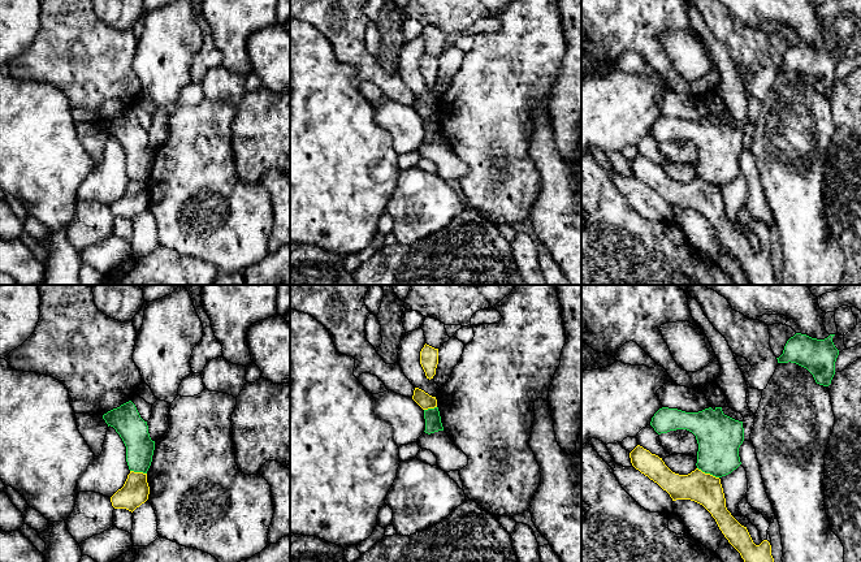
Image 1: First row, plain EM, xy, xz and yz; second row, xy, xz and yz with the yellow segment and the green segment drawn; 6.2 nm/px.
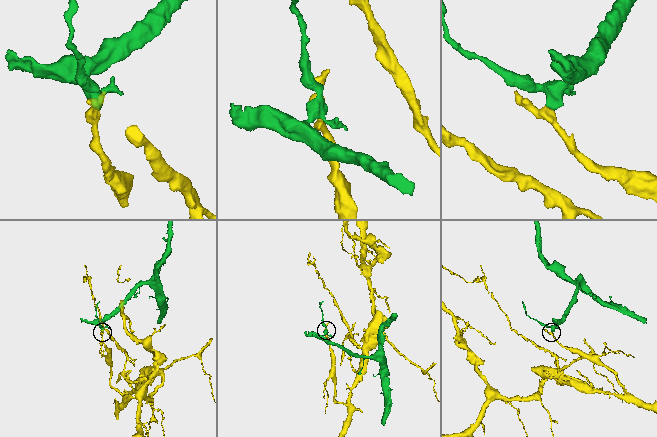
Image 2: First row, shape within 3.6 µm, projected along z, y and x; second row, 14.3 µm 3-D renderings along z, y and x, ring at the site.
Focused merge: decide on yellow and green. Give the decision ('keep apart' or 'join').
keep apart

